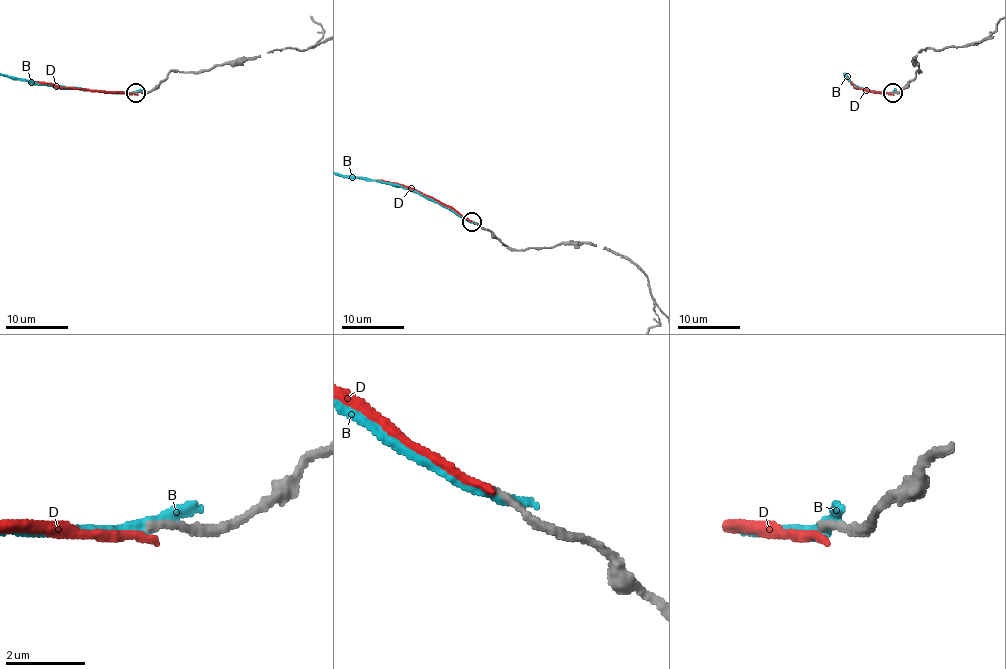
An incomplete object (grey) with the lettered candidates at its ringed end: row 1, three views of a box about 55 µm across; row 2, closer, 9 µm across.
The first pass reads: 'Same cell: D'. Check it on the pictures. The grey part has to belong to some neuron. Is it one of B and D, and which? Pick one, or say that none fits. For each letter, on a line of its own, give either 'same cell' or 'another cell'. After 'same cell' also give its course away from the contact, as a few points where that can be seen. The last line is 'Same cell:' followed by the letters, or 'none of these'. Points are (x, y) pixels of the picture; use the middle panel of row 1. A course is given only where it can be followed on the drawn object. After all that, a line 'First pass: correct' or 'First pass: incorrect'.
B: another cell
D: another cell
Same cell: none of these
First pass: incorrect

